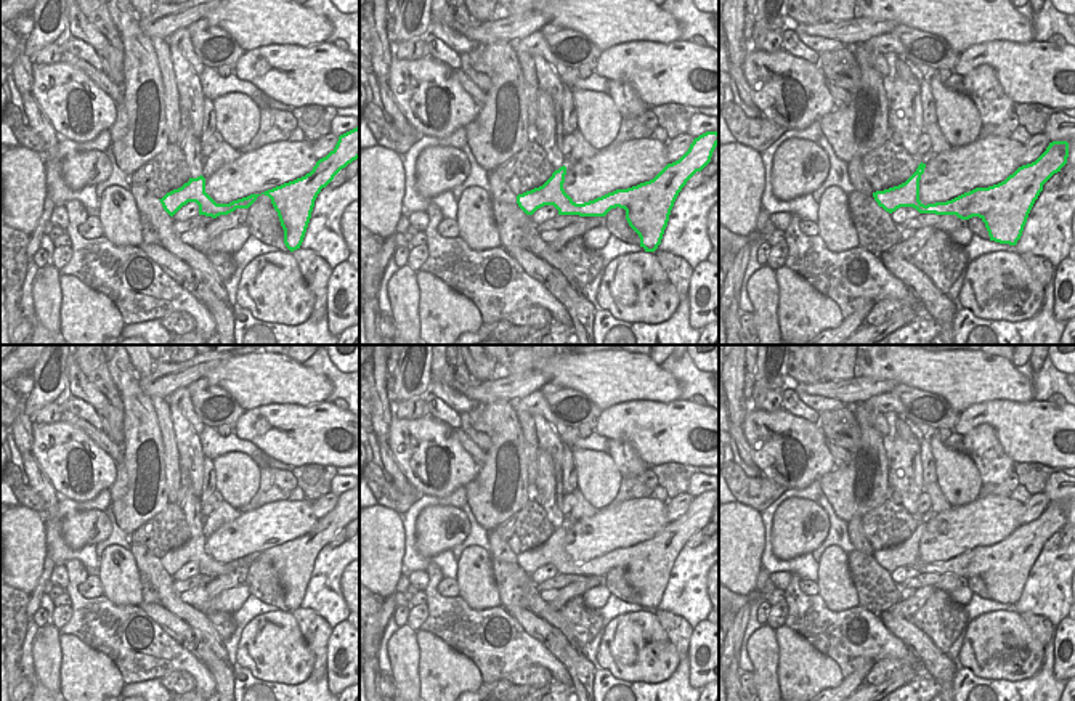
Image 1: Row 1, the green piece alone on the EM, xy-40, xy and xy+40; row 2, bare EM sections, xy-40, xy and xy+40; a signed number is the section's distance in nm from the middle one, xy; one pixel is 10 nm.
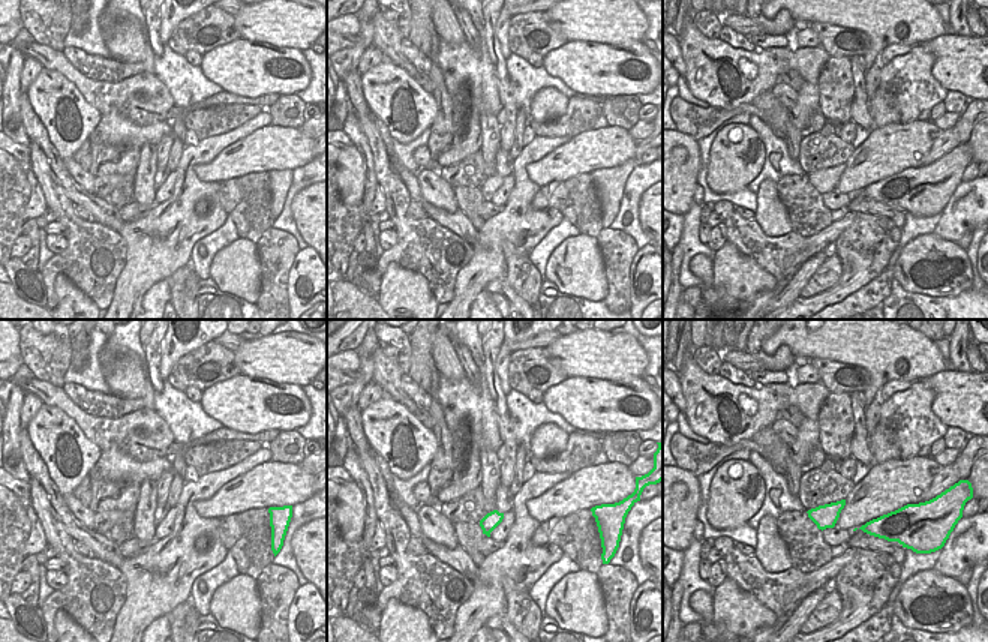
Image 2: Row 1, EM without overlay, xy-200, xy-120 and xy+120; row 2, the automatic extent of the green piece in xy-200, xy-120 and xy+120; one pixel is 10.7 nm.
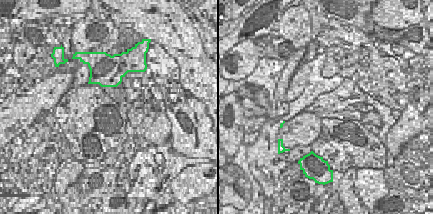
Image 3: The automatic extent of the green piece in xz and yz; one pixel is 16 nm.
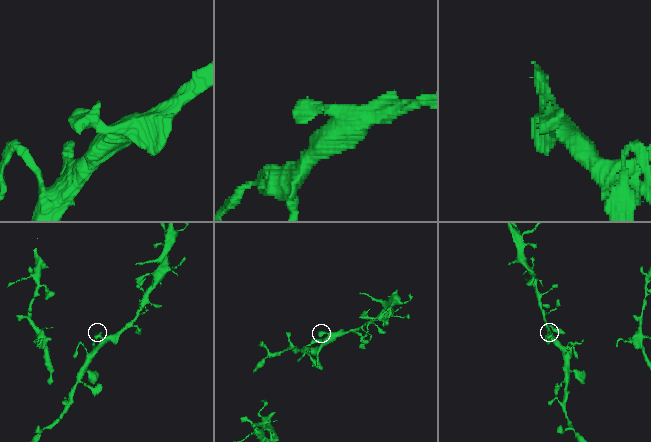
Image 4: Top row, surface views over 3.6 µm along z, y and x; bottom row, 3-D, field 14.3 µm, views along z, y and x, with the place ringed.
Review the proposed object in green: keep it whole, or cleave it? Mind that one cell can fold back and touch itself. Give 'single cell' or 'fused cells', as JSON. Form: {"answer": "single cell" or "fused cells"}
{"answer": "single cell"}

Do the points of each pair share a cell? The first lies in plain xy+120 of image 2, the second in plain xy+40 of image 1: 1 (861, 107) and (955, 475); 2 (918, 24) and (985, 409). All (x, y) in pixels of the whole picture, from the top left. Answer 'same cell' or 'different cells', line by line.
1: different cells
2: different cells

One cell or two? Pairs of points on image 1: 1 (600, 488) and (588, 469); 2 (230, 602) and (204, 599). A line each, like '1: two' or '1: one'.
1: one
2: one

